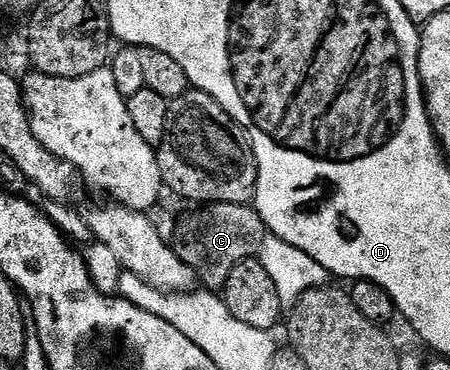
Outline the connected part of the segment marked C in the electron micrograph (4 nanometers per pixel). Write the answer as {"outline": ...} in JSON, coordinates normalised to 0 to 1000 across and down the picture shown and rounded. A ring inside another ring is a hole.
{"outline":[[[471,546],[442,554],[424,578],[413,578],[387,611],[382,662],[391,692],[427,724],[433,754],[456,781],[484,789],[496,781],[516,746],[524,714],[549,708],[580,678],[596,624],[587,595],[562,554],[536,546]]]}

